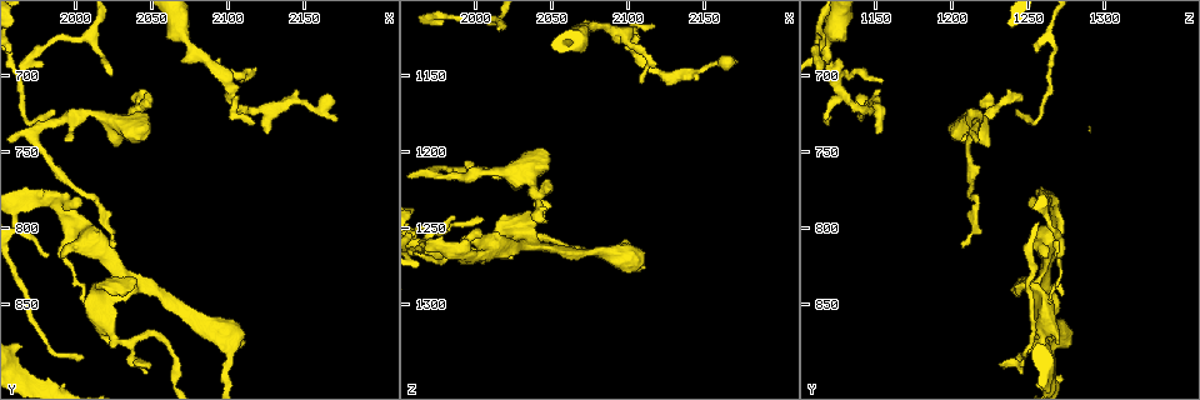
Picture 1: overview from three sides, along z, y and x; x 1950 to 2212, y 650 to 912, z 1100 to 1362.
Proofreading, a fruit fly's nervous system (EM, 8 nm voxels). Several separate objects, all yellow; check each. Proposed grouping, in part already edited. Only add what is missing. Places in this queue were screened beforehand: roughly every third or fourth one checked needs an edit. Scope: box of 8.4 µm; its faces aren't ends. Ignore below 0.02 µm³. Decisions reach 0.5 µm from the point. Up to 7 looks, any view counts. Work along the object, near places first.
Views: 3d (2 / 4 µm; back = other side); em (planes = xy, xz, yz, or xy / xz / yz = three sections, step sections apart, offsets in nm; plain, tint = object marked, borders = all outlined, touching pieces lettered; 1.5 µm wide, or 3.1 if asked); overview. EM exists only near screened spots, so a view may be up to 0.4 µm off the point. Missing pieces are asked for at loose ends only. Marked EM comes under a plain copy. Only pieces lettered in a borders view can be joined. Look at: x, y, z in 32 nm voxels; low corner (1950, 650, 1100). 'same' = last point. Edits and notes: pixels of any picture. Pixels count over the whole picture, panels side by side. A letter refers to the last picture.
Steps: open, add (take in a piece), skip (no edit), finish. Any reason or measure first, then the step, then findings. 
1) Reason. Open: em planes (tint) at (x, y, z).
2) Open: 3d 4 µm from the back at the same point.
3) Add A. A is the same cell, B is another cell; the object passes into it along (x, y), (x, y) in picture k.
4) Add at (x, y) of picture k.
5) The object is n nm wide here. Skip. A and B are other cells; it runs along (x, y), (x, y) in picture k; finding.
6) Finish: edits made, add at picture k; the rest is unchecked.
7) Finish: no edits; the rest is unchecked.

Tapers out. Open: em planes (tint) at (2170, 728, 1138).

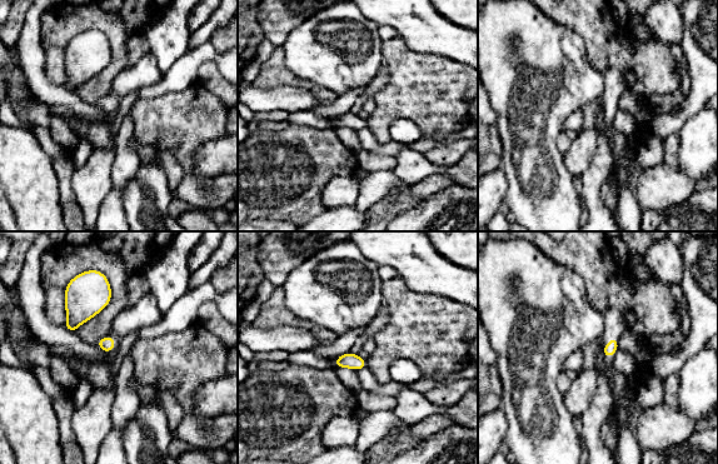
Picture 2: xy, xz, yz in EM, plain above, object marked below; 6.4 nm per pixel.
See the neighbours. Open: em planes (borders) at the same point.

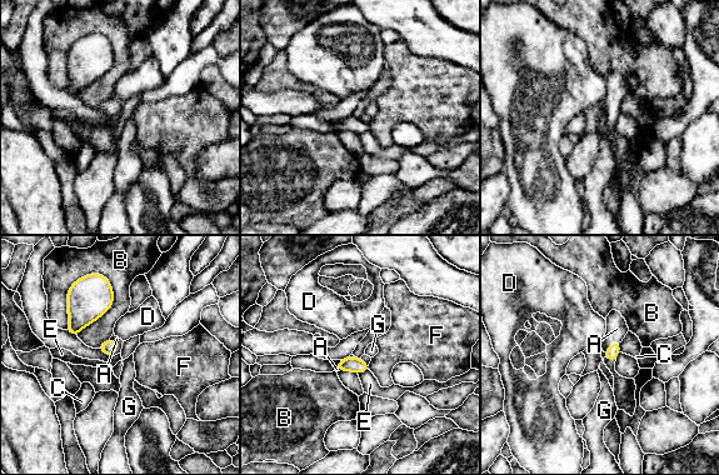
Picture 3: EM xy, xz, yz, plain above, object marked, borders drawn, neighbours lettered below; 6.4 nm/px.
Add A. A is the same cell, B, C, D, E, F and G are other cells; the object passes into it along (109, 346), (118, 348), (116, 339) in picture 3; it goes on there.

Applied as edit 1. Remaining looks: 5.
Redraw. Open: overview.

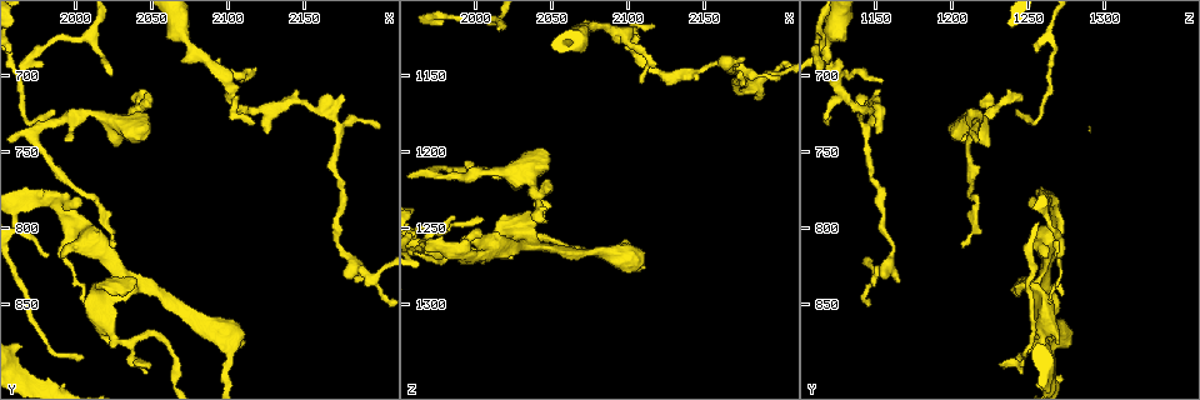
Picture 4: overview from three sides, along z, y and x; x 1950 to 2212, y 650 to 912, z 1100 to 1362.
An open end. Open: em planes (borders) at (2046, 712, 1222).

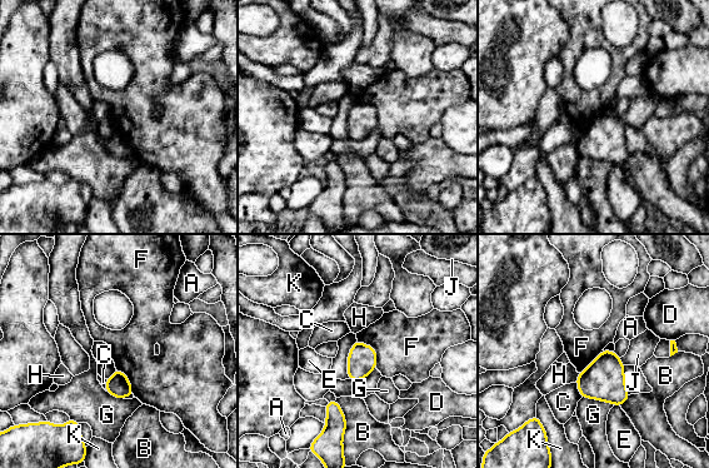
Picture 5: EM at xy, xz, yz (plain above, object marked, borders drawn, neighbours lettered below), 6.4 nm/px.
Skip. A, B, C, D, E, F, G, H, J and K are other cells; none of them fits.

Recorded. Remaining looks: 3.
Free end. Open: em yz step 8 (borders) at (2040, 888, 1232).

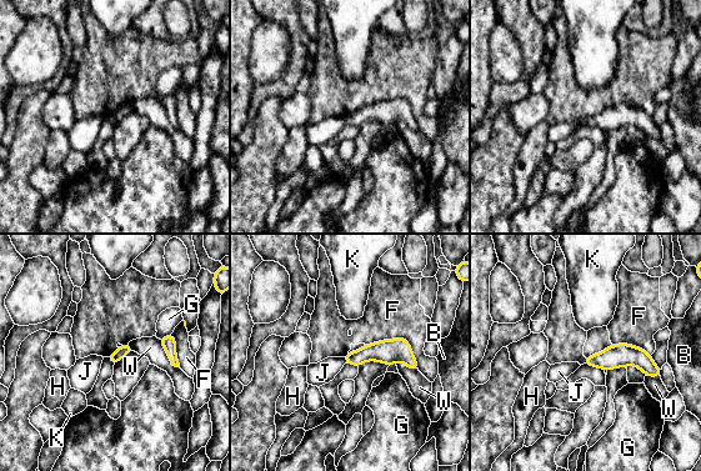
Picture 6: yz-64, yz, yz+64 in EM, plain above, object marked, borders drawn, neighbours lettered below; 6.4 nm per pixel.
Skip. B, F, G, H, J, K and W are other cells; none of them fits.

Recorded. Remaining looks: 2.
Finish: edits made, add at picture 3; the rest is unchecked.

